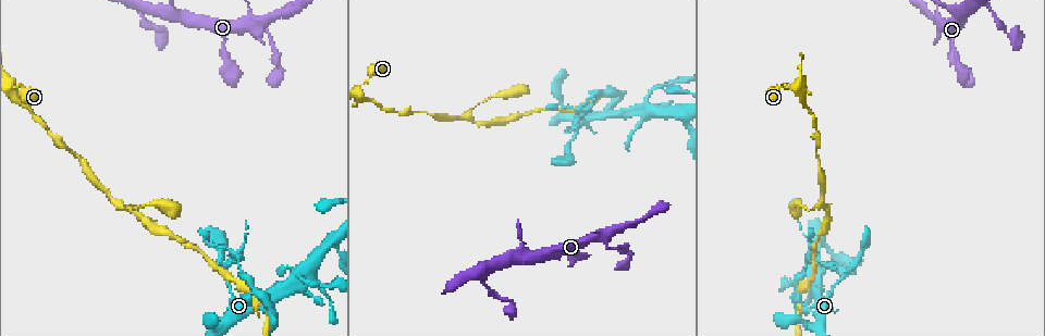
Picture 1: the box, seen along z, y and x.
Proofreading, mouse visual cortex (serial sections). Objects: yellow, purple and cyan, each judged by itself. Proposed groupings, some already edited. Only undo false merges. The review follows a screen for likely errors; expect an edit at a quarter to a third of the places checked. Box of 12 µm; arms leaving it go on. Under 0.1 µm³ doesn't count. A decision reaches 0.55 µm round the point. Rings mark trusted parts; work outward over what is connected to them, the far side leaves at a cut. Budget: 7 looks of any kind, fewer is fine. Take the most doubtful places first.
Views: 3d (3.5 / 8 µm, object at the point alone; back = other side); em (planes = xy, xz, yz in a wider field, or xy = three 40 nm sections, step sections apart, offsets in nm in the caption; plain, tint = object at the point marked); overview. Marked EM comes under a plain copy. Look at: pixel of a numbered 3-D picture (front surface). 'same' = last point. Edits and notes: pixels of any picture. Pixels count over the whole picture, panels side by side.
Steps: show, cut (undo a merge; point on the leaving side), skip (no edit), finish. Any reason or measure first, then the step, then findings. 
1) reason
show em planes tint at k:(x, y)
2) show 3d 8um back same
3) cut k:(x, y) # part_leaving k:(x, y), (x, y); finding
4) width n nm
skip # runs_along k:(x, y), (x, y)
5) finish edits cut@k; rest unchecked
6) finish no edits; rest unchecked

thin neck
show 3d 3.5um at 1:(270, 309)

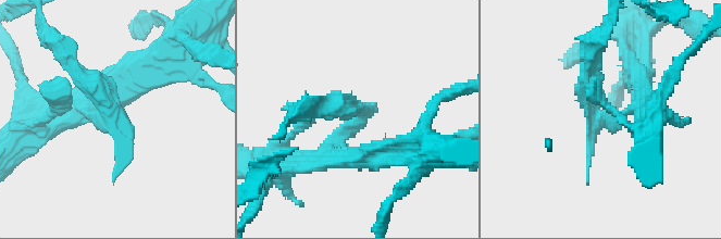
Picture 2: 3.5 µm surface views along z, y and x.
shape alone is not enough
show em planes tint at 2:(116, 115)

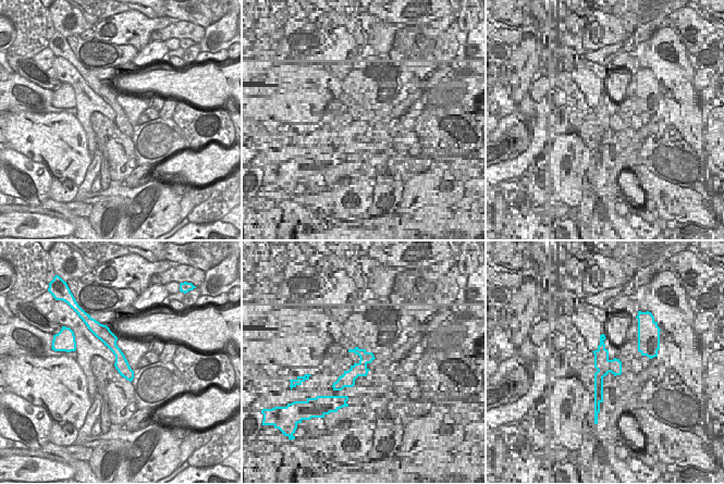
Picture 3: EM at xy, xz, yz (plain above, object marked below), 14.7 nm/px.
show em xy step 3 tint same

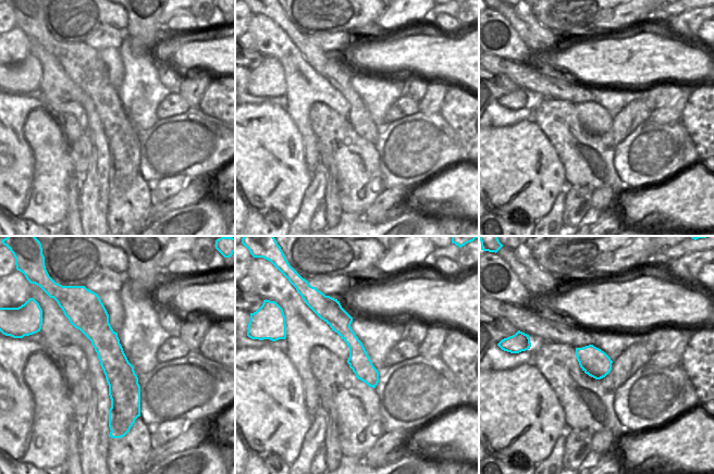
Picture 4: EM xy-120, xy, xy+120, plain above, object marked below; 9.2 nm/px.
cut 2:(122, 161) # part_leaving 2:(115, 113), (108, 96), (48, 36); a second cell is stuck on

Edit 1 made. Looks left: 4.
abrupt turn
show 3d 3.5um back at 1:(604, 236)

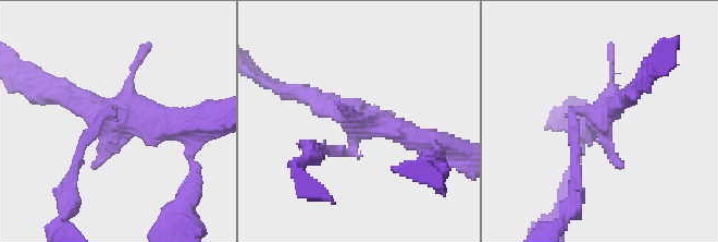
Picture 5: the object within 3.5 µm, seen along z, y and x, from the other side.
show em xy step 2 tint at 5:(597, 115)

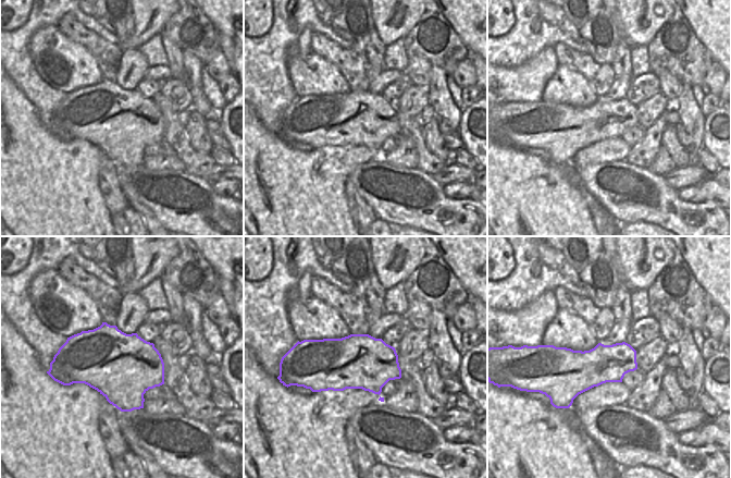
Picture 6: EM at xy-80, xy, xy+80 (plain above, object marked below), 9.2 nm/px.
skip # runs_along 5:(441, 147), (300, 94); all the same cell

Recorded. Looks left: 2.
a fork
show 3d 8um at 1:(823, 205)

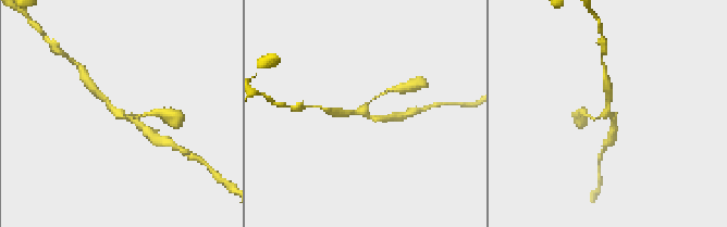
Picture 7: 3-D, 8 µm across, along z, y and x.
show 3d 3.5um at 7:(607, 113)

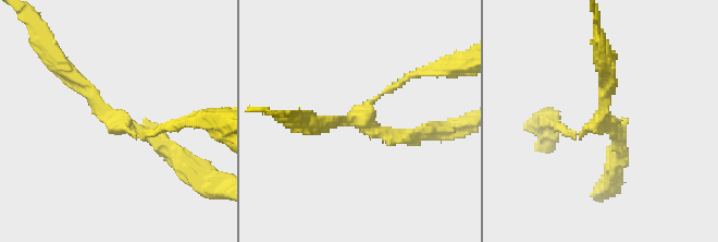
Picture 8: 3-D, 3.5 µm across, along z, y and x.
arm_widths 100, 200, 200 nm
skip # runs_along 8:(64, 68), (114, 118), (177, 158); one cell here

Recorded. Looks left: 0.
finish edits cut@2; rest unchecked

